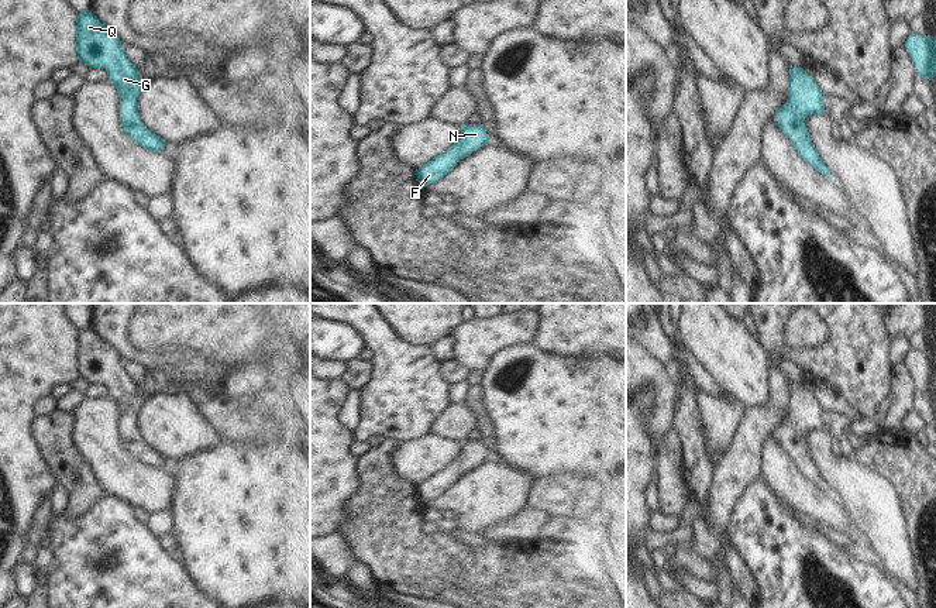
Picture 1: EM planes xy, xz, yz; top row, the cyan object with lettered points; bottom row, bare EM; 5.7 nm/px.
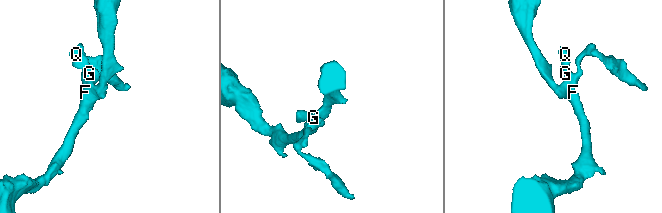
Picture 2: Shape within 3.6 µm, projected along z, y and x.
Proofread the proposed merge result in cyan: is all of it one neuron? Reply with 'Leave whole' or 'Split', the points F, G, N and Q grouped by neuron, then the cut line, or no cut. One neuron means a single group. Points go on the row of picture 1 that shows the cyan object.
Leave whole. Groups: F G N Q. No split

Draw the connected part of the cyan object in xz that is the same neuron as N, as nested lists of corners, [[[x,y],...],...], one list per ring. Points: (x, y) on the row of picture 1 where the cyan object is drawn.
[[[462,124],[458,140],[443,154],[416,169],[416,176],[421,188],[445,176],[460,159],[471,155],[491,138],[482,124]]]

